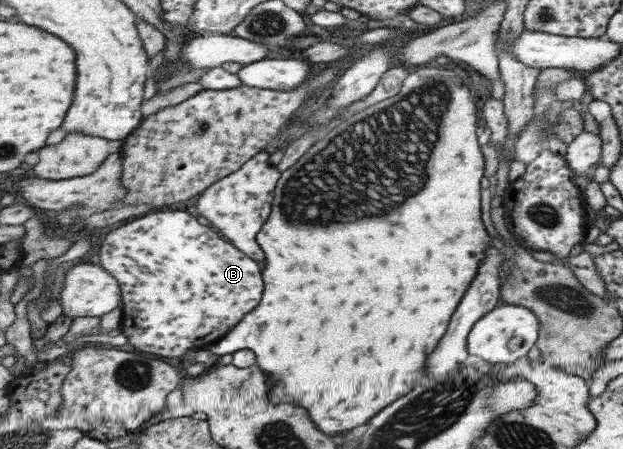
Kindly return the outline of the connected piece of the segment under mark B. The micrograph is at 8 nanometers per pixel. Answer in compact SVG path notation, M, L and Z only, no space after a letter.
M163 211L163 213L143 215L137 221L132 221L112 230L102 241L98 257L100 258L100 265L103 265L109 271L109 274L120 281L124 296L122 309L125 315L121 331L129 339L129 345L132 345L137 351L144 352L145 355L176 357L181 360L185 353L189 353L191 350L195 351L195 347L199 347L199 343L205 343L205 341L211 341L211 339L215 343L217 339L223 339L249 311L253 311L259 305L259 301L263 297L263 289L265 289L263 275L261 275L261 265L255 259L245 255L243 251L239 251L237 246L233 245L233 242L227 243L227 239L223 239L223 235L219 235L219 231L215 231L215 227L211 229L211 227L201 225L197 221L197 217L193 217L187 211Z

